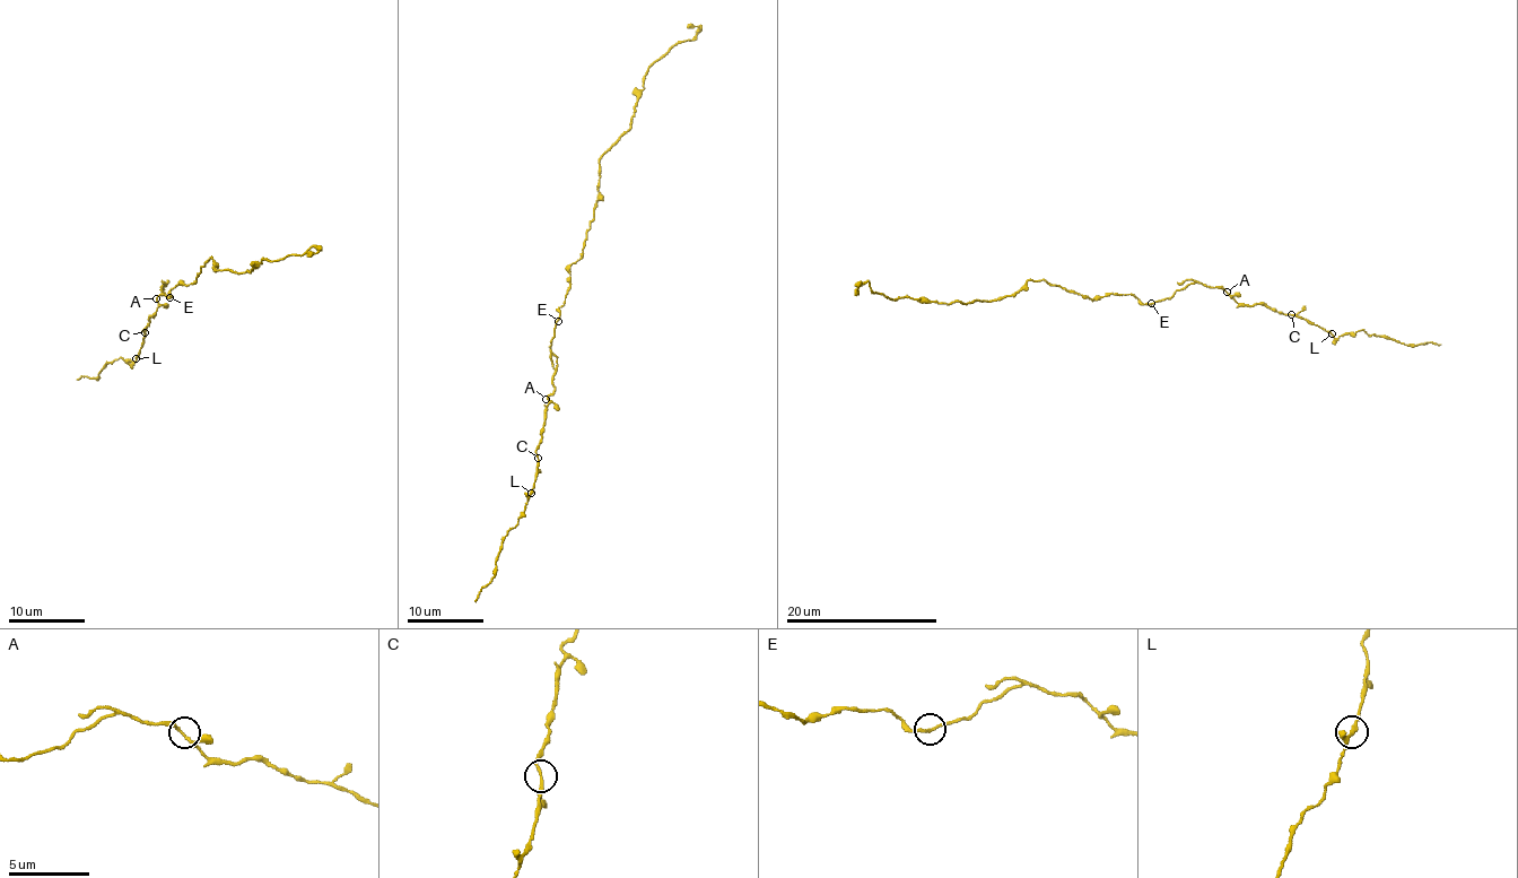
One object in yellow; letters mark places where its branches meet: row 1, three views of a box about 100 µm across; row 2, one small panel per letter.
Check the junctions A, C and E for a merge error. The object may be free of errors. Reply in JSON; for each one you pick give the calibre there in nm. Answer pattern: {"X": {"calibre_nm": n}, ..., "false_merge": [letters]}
{"false_merge": []}

